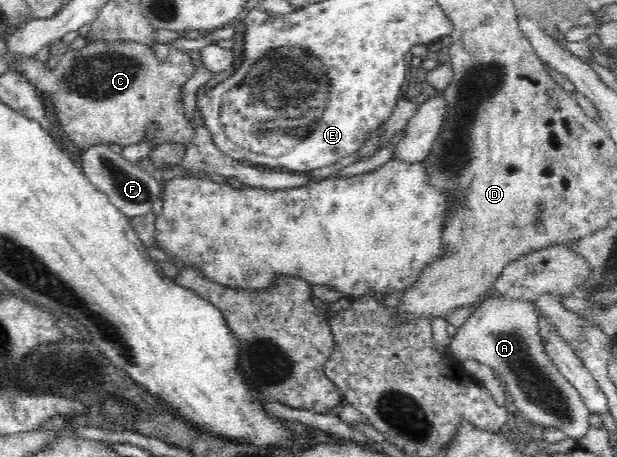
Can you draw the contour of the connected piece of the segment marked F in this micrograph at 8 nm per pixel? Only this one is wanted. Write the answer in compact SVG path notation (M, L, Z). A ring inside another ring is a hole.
M107 145L91 146L77 158L77 162L90 183L105 193L109 200L130 218L150 213L152 203L162 198L162 189L148 167L128 161L122 154L112 151Z

